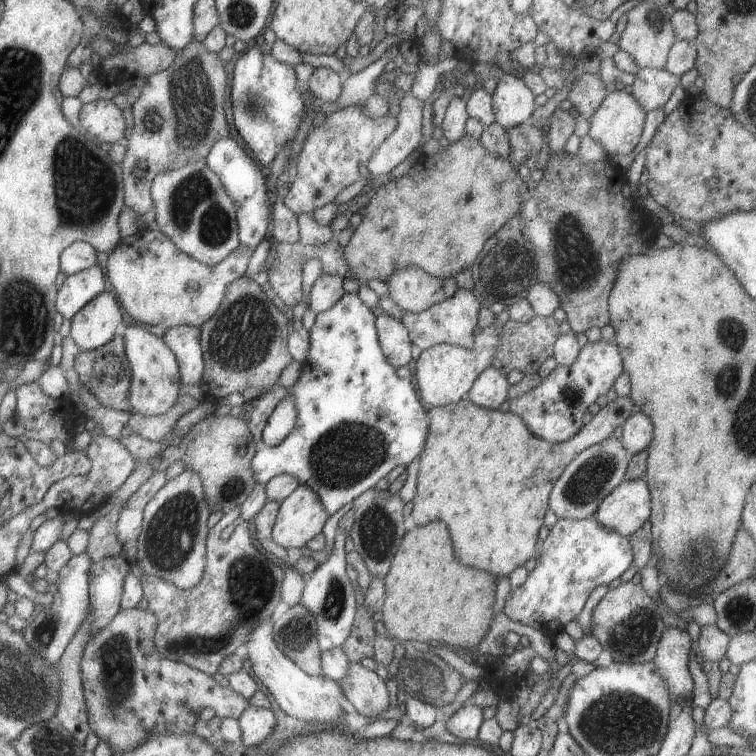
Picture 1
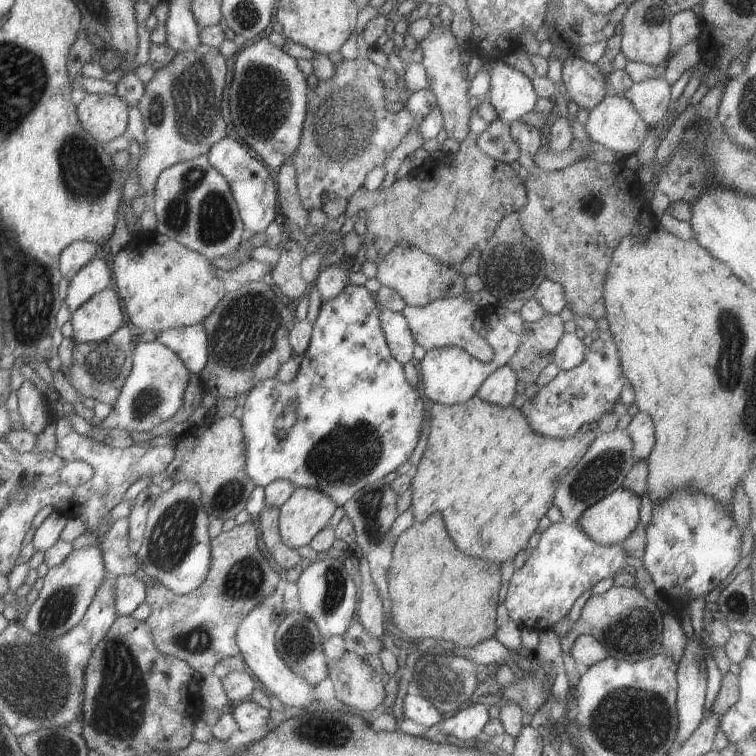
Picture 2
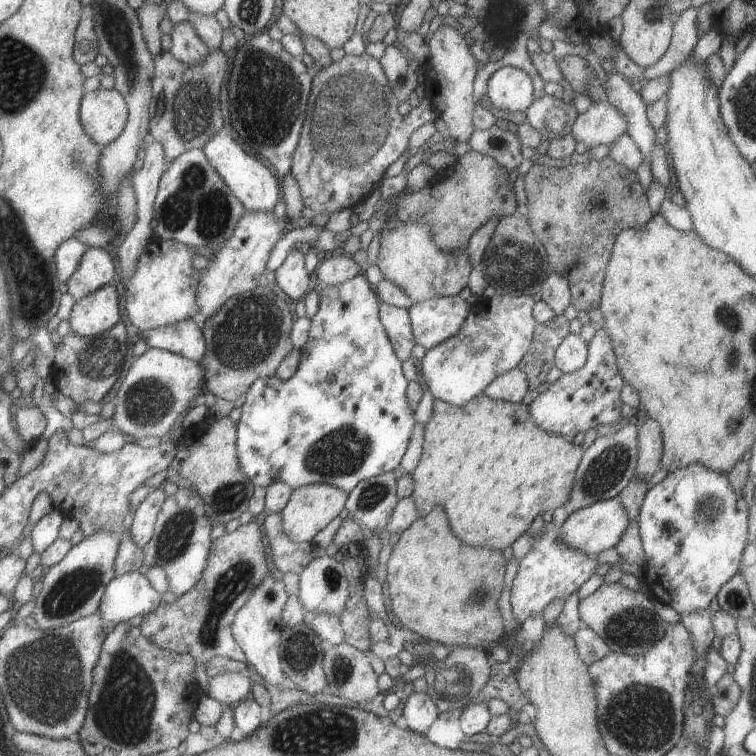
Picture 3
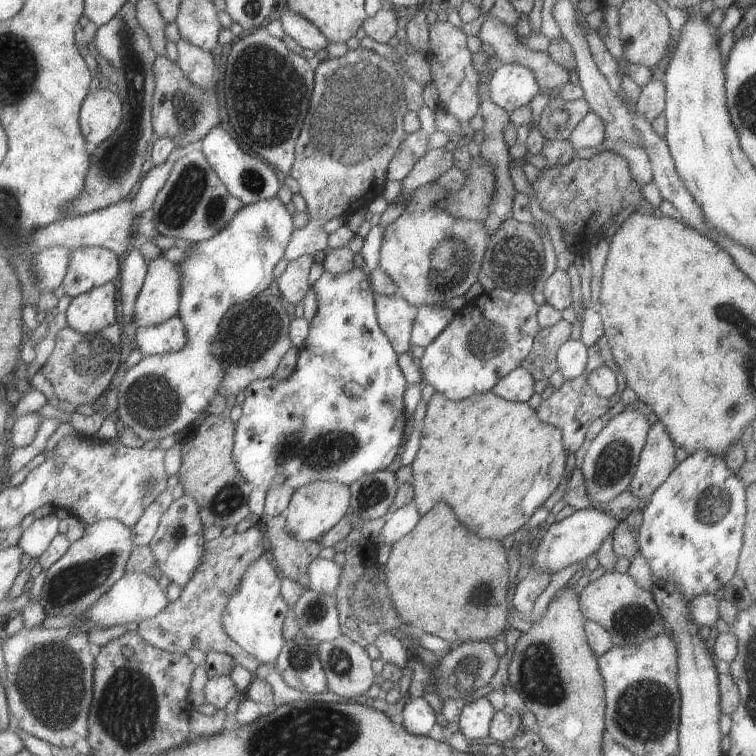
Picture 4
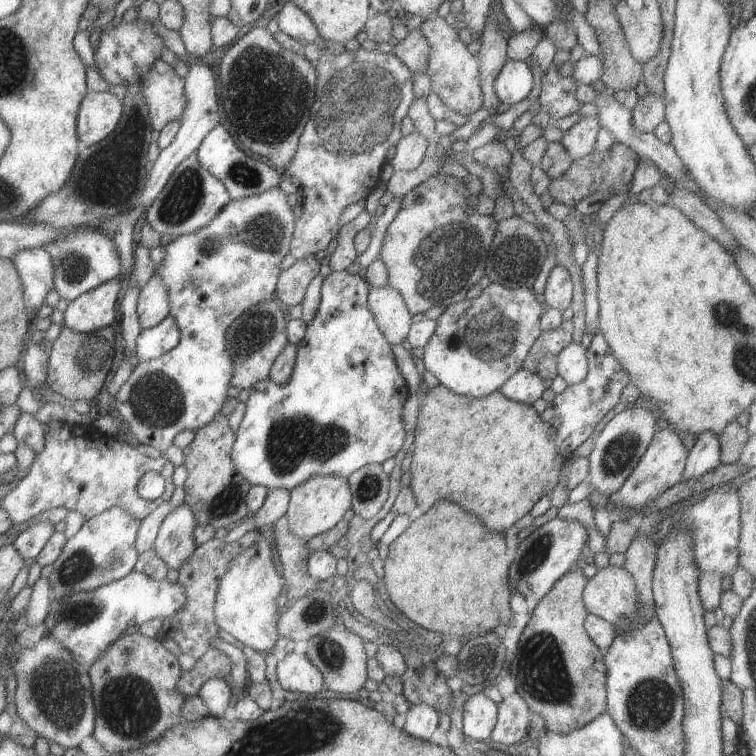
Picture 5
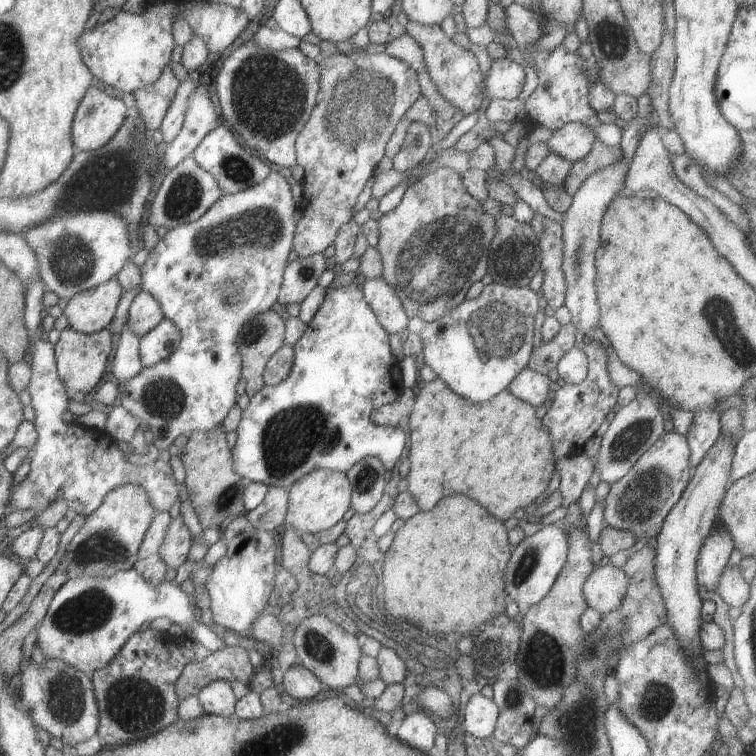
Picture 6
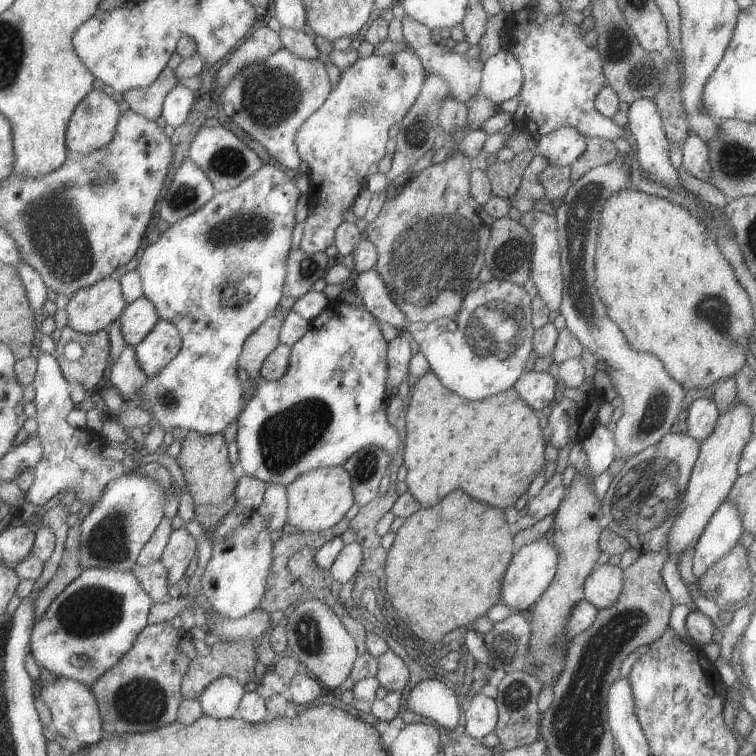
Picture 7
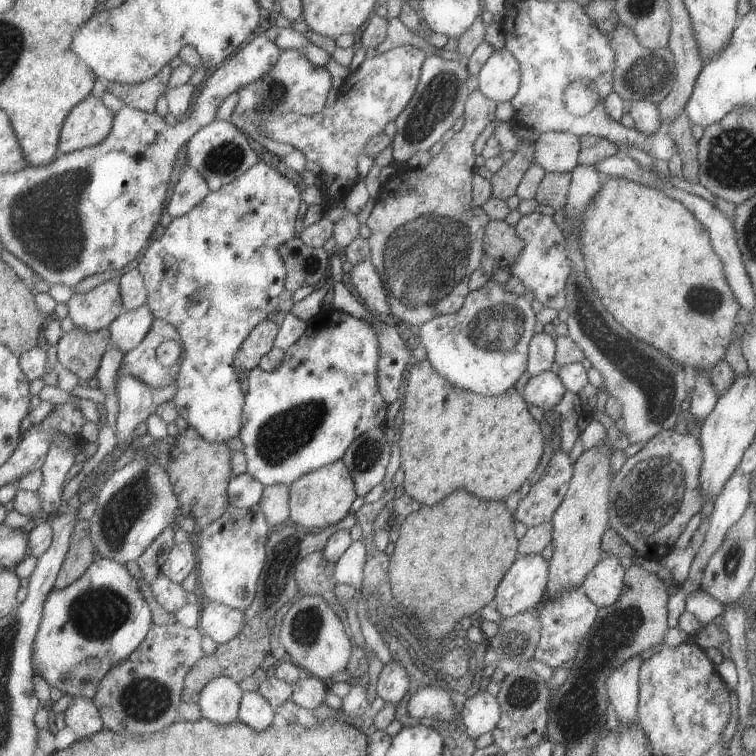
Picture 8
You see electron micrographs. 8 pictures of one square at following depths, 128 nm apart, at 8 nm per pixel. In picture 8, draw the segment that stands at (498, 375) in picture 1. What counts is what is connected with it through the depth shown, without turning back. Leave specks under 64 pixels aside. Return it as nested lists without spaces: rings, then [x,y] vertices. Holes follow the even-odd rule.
[[[543,371],[535,377],[527,377],[521,385],[522,395],[537,413],[553,408],[563,396],[566,388],[558,375]]]

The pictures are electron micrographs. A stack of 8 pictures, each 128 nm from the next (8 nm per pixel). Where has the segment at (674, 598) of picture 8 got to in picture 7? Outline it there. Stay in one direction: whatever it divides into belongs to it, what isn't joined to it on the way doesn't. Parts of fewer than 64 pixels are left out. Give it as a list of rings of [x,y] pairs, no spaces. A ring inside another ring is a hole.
[[[727,498],[709,517],[698,536],[692,557],[692,573],[698,579],[713,561],[721,558],[744,530],[737,507]]]

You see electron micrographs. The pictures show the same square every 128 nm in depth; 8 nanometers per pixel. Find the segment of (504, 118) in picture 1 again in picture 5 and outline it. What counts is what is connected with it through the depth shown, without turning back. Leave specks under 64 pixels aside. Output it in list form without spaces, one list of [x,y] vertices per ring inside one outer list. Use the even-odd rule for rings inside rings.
[[[507,59],[495,75],[493,88],[500,102],[512,106],[519,102],[531,90],[533,78],[525,61]]]

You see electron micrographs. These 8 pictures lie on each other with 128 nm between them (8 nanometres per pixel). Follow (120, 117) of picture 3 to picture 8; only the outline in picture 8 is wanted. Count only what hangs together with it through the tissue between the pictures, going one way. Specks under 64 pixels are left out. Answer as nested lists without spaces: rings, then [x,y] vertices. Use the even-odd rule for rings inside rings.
[[[89,95],[83,102],[80,102],[66,118],[58,144],[58,154],[67,154],[73,151],[83,150],[103,142],[112,133],[116,112],[107,109],[103,100]]]

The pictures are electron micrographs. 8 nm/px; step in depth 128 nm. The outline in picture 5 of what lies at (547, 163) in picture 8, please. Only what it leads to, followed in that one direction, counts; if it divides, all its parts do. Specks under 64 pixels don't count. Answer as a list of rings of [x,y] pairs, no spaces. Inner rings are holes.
[[[585,117],[562,132],[560,145],[573,160],[588,155],[594,150],[599,127],[597,117]]]

